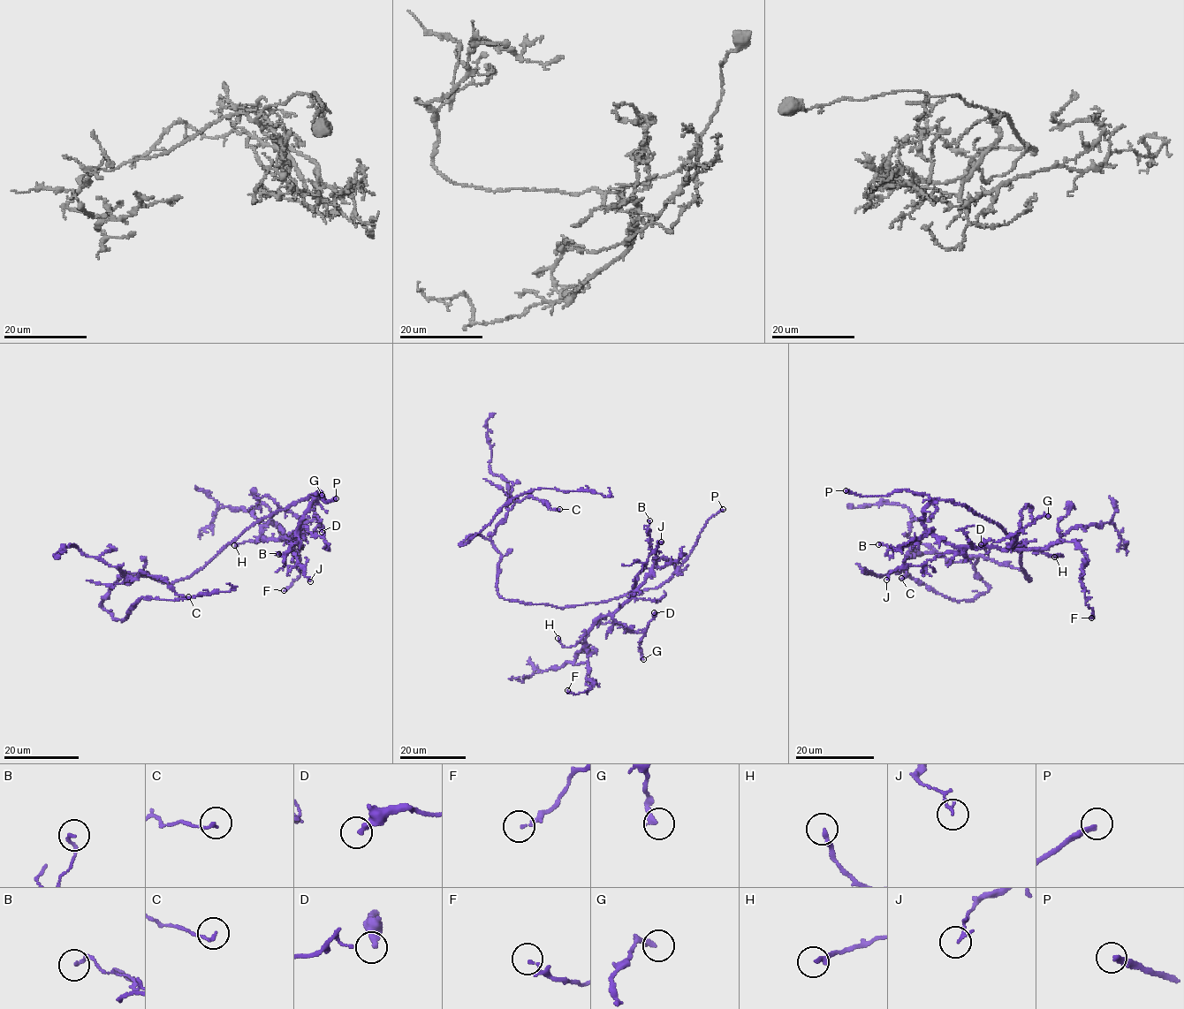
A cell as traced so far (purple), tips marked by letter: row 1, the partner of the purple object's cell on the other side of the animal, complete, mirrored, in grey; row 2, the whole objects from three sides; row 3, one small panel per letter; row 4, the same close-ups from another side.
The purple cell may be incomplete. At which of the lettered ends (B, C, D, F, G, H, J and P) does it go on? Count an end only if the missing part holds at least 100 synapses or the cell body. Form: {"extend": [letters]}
{"extend": ["P"]}

